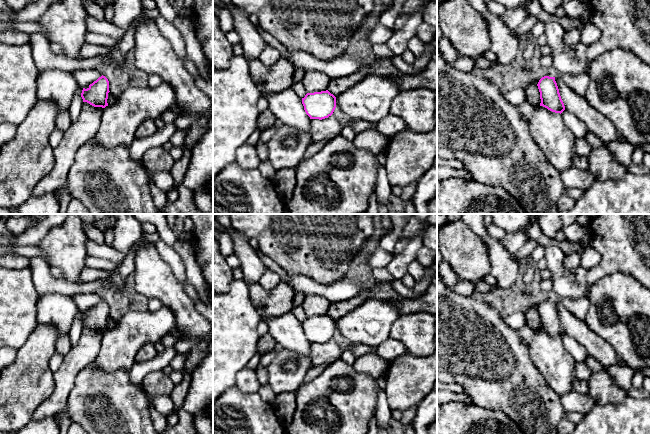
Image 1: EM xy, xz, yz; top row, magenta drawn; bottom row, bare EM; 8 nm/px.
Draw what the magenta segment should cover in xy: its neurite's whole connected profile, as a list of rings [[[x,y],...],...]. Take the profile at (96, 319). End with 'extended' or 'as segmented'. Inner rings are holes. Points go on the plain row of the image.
[[[102,299],[90,308],[87,313],[83,312],[81,321],[83,326],[87,326],[94,331],[105,332],[108,330],[107,323],[109,316],[109,305]]]; as segmented

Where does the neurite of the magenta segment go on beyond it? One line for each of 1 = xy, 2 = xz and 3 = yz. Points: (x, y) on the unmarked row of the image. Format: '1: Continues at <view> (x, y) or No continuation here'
1: No continuation here
2: No continuation here
3: No continuation here

